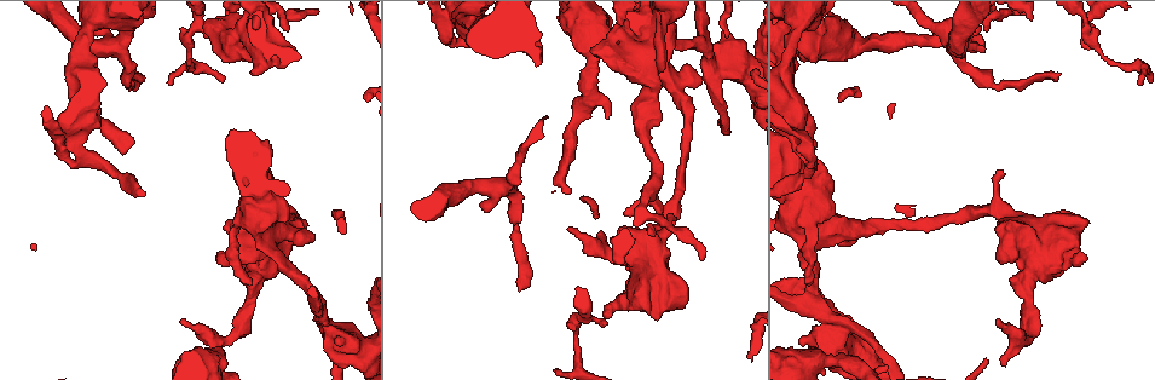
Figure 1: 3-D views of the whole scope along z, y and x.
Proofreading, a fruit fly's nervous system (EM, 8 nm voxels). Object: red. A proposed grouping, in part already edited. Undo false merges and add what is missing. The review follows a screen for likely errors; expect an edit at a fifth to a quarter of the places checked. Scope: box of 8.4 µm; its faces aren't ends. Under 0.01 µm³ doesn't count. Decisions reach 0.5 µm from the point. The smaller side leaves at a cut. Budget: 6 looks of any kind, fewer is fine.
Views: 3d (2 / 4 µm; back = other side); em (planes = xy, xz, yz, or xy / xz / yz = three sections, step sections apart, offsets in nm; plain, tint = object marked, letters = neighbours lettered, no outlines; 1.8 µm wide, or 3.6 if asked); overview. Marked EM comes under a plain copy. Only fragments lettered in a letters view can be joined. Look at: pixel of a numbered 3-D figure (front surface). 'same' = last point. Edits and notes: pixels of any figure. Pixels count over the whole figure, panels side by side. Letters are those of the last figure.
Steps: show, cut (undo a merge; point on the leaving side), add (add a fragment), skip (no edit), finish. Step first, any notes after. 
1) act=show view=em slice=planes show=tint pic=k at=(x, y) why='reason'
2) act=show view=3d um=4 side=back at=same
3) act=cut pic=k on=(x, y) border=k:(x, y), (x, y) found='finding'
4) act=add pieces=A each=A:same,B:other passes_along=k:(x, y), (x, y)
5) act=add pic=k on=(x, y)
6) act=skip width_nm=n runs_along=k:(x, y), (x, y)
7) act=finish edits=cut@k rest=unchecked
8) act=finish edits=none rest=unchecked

act=show view=em um=3.6 slice=yz step=4 show=tint pic=1 at=(642, 42) why='sudden change in width'

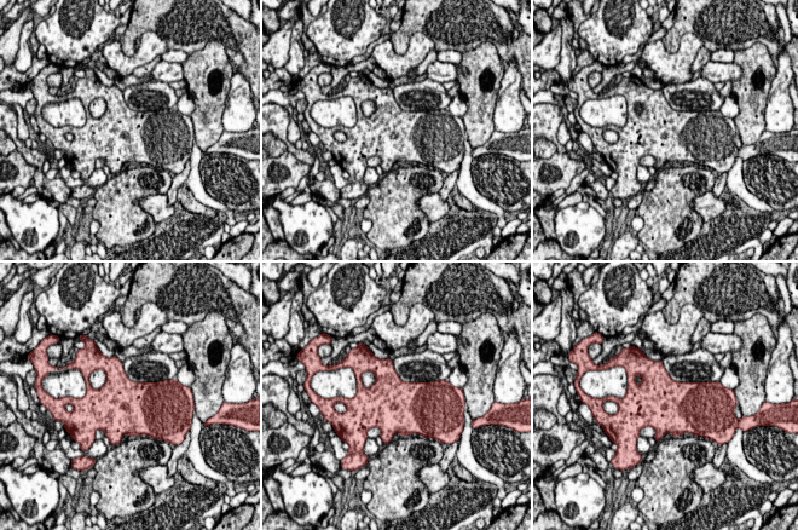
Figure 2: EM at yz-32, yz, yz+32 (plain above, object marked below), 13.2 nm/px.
act=show view=em um=3.6 slice=yz step=4 show=letters at=same why='what lies round it'

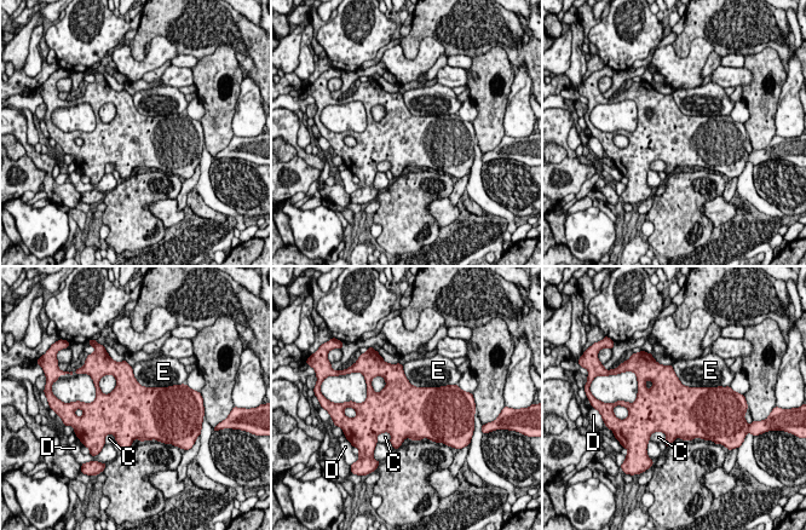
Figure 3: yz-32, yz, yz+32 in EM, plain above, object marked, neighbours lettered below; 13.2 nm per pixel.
act=skip each=C:other,D:other,E:other border=3:(672, 364), (684, 385), (717, 387) found='one neuron here'

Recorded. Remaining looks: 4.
act=show view=em um=3.6 slice=yz step=8 show=tint pic=1 at=(800, 164) why='sharp bend'

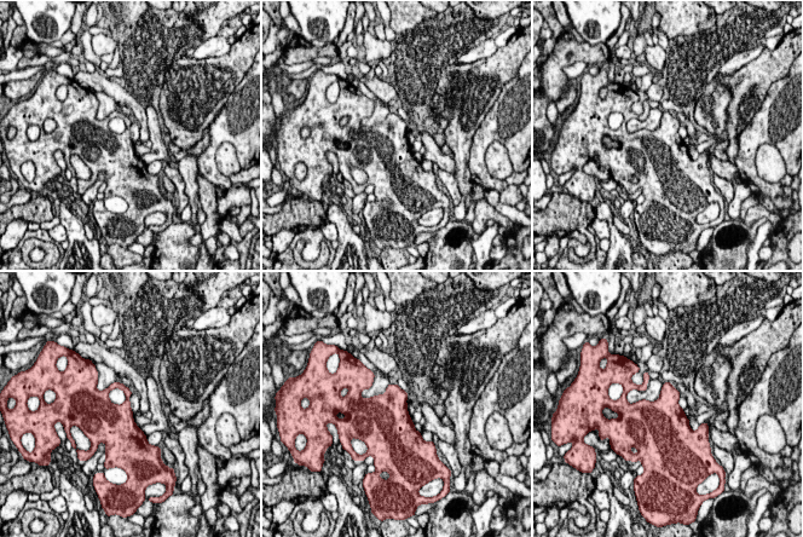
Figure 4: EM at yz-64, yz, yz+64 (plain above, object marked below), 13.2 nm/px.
act=show view=em um=3.6 slice=xz step=16 show=letters at=same why='another direction'

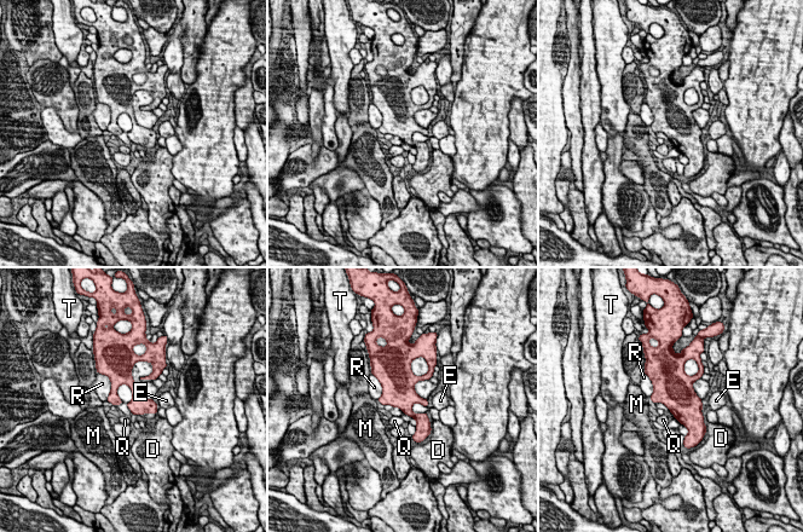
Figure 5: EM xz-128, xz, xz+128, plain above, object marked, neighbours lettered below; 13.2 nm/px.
act=skip width_nm=240 longest_contact=R:380nm each=D:other,E:other,M:other,Q:other,R:other,T:other found='all the same neuron'

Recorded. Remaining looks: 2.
act=show view=3d um=2 pic=1 at=(834, 321) why='thick turns thin'

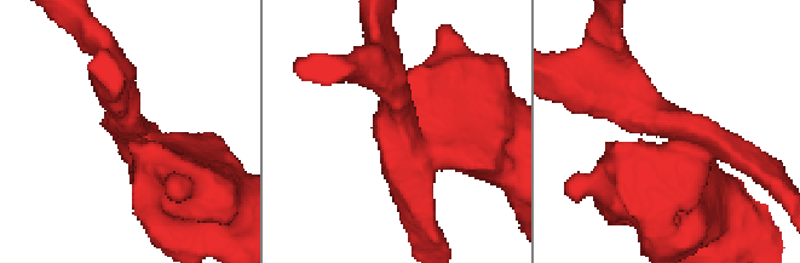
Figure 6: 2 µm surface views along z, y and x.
act=show view=em slice=planes show=letters pic=6 at=(135, 130)

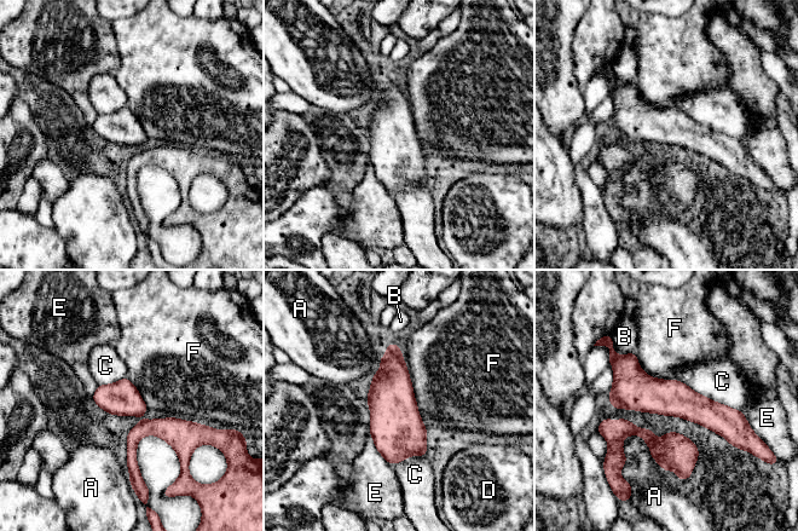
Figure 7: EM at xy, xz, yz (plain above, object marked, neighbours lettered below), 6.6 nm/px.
act=skip longest_contact=F:550nm each=A:other,B:other,C:other,D:other,E:other,F:other found='continuous, no second neuron'

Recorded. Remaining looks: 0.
act=finish edits=none rest=unchecked

